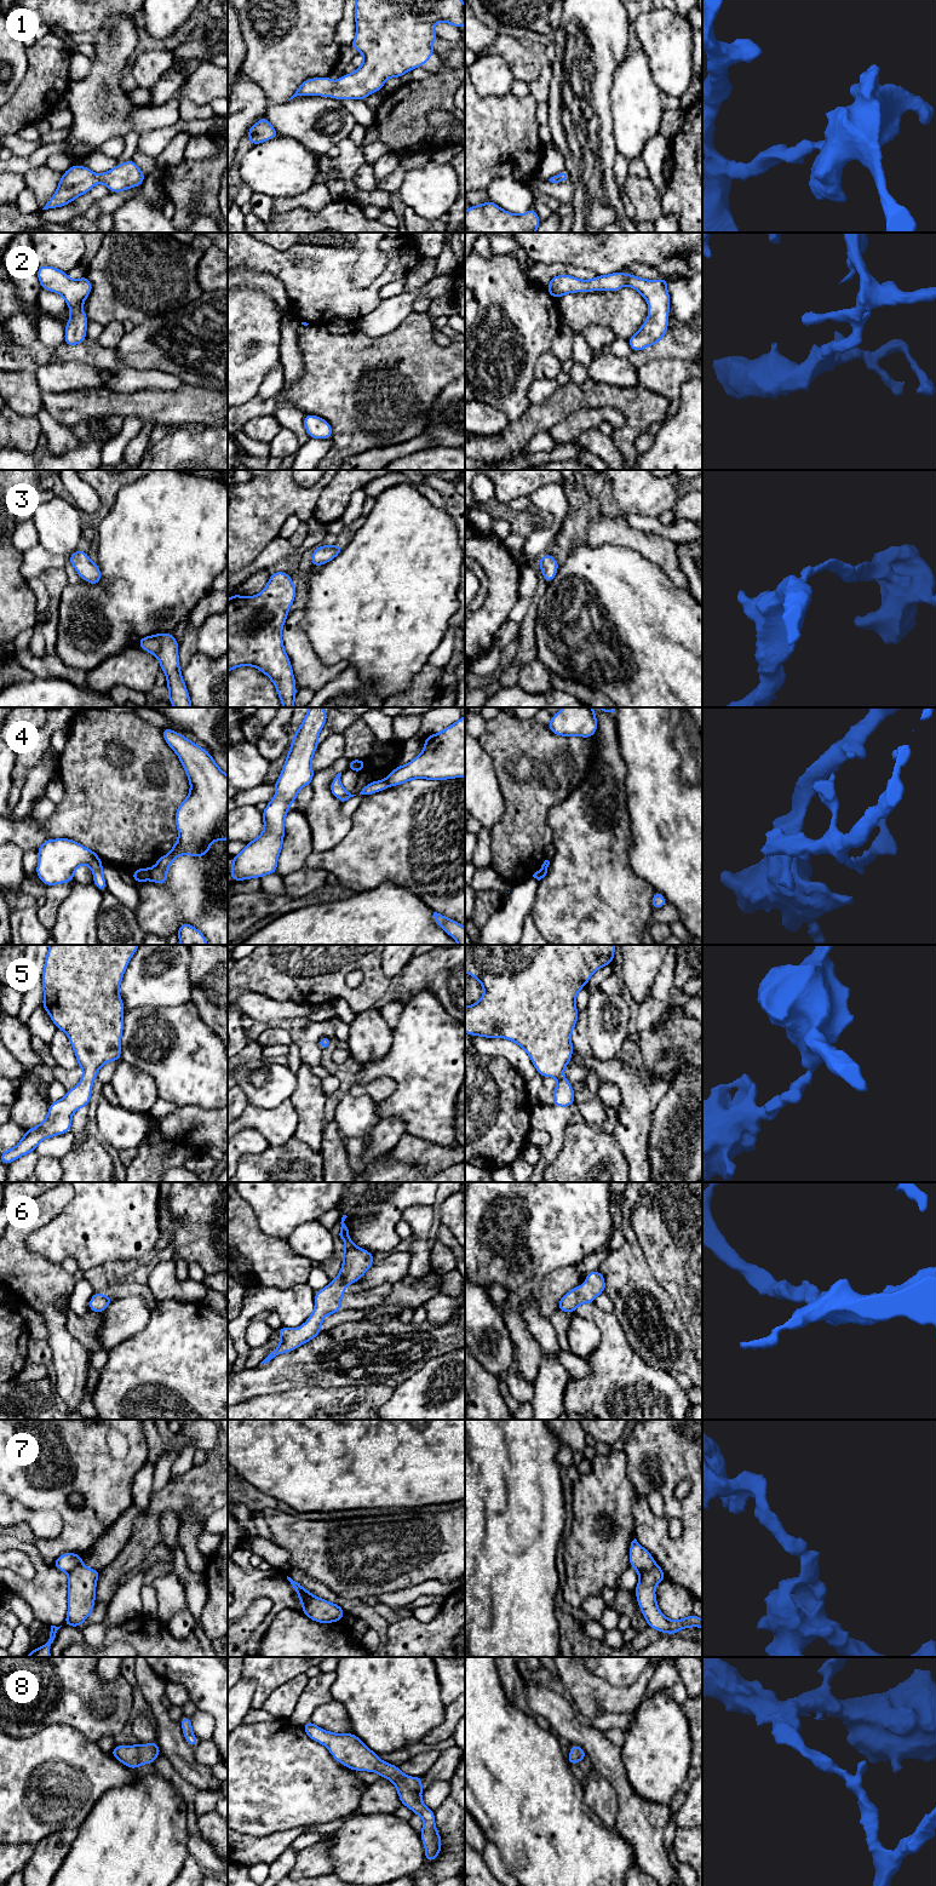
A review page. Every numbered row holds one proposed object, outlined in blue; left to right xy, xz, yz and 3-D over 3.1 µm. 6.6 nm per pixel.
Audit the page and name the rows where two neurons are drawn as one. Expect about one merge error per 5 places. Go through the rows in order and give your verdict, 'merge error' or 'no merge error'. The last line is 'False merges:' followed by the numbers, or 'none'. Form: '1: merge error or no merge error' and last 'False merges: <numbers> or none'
1: no merge error
2: no merge error
3: no merge error
4: merge error
5: no merge error
6: no merge error
7: merge error
8: no merge error
False merges: 4, 7

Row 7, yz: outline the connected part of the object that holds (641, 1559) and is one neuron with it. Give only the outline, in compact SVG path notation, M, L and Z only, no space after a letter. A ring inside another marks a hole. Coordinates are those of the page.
M634 1538L630 1544L630 1566L642 1573L655 1565L653 1555Z

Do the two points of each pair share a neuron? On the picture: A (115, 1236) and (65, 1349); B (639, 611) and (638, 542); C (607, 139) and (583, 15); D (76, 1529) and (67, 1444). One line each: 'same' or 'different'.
A: different
B: different
C: same
D: same

